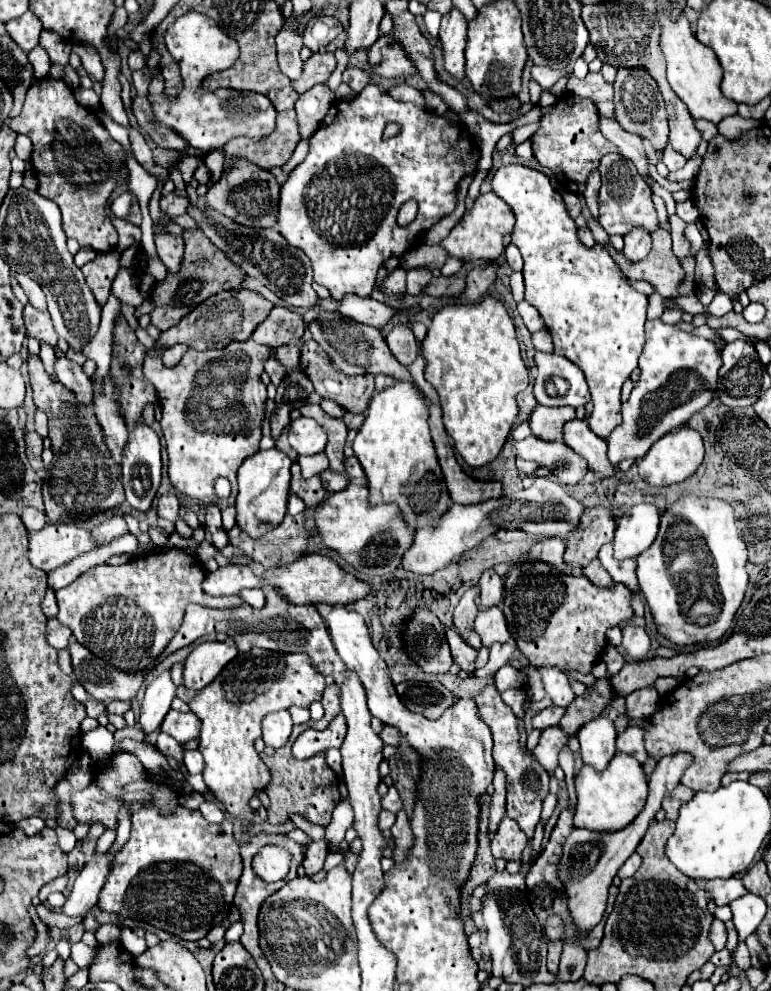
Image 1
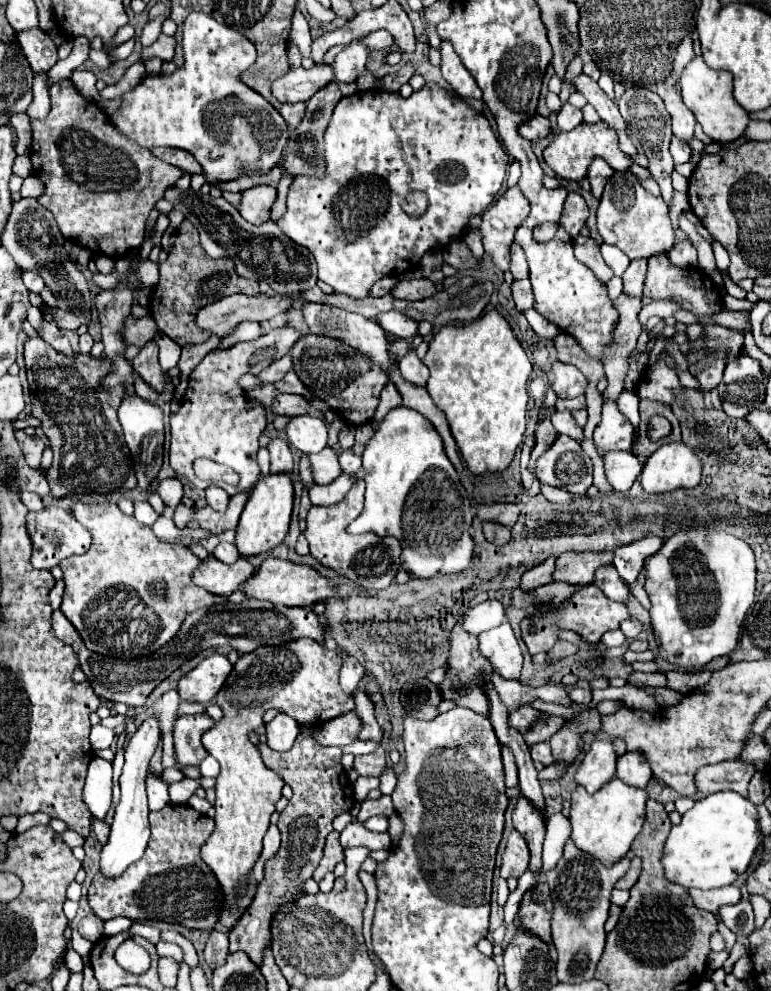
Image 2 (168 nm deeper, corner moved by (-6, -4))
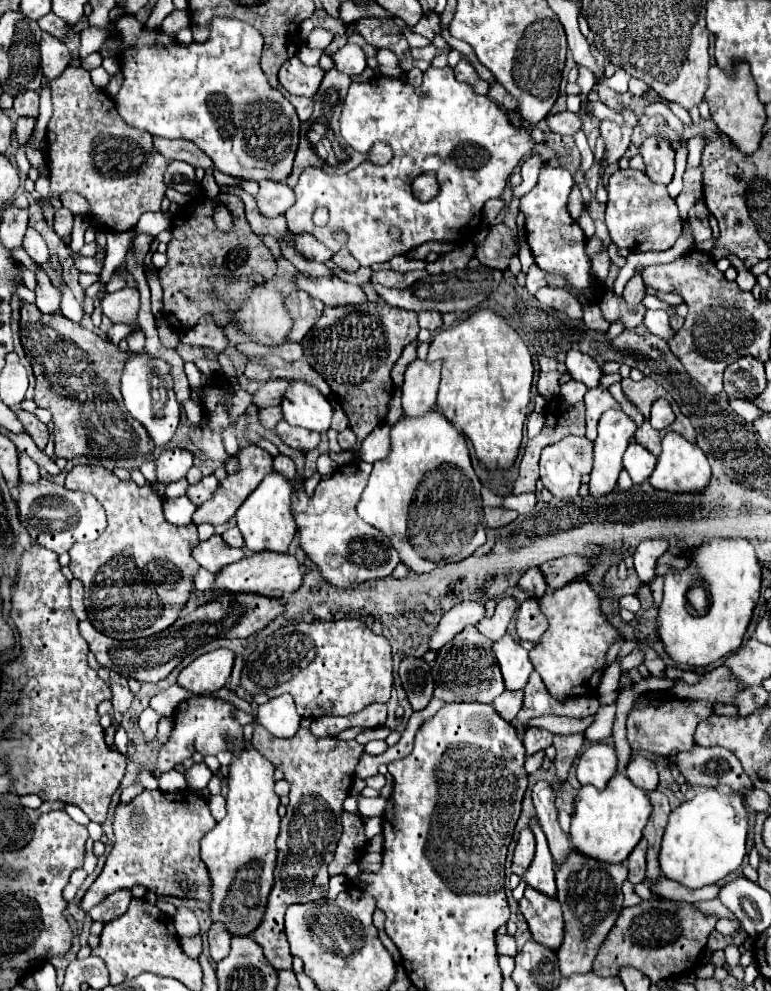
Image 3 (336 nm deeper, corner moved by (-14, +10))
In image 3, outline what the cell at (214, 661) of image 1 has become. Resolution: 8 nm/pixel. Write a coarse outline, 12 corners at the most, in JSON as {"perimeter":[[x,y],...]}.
{"perimeter":[[212,650],[180,672],[178,684],[196,696],[226,686],[234,654]]}

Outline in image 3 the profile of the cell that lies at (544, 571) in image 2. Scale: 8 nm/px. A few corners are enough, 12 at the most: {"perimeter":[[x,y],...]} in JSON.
{"perimeter":[[538,568],[526,570],[516,588],[534,598],[542,598],[546,582]]}

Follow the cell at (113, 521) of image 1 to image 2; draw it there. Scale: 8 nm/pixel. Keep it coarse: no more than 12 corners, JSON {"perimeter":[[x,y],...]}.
{"perimeter":[[116,504],[62,560],[60,610],[86,648],[150,656],[188,612],[228,602],[202,560]]}

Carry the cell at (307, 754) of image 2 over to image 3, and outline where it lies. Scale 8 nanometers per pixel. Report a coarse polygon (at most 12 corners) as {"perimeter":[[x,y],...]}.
{"perimeter":[[300,728],[252,744],[284,772],[266,918],[250,938],[292,970],[290,904],[326,898],[364,746]]}

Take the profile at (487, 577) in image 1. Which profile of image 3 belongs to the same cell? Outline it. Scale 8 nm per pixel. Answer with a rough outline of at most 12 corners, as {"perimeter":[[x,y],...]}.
{"perimeter":[[462,602],[448,610],[430,634],[428,648],[440,650],[466,626],[484,618],[484,606]]}

